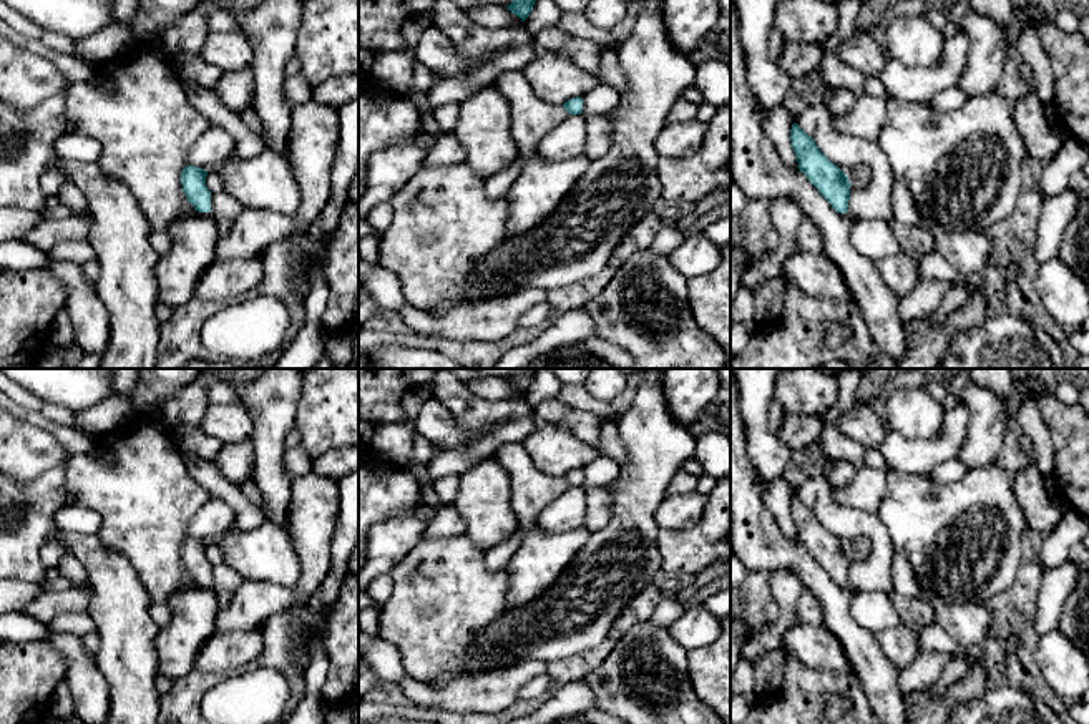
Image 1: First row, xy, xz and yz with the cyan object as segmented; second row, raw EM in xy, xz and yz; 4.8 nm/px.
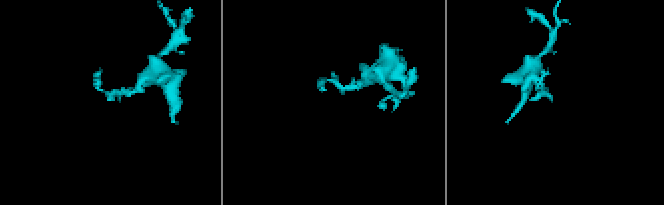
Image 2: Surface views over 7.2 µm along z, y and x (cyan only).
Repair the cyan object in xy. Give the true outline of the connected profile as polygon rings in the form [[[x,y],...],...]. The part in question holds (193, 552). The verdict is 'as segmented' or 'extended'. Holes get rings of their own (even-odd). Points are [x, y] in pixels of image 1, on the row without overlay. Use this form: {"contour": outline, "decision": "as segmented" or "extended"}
{"contour": [[[189,536],[181,545],[183,563],[188,573],[199,585],[211,583],[211,563],[206,558],[206,548],[208,548],[206,541]]], "decision": "as segmented"}

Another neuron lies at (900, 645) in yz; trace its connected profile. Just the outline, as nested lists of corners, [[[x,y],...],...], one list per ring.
[[[903,624],[878,633],[878,643],[898,671],[906,668],[918,654],[916,633]]]

